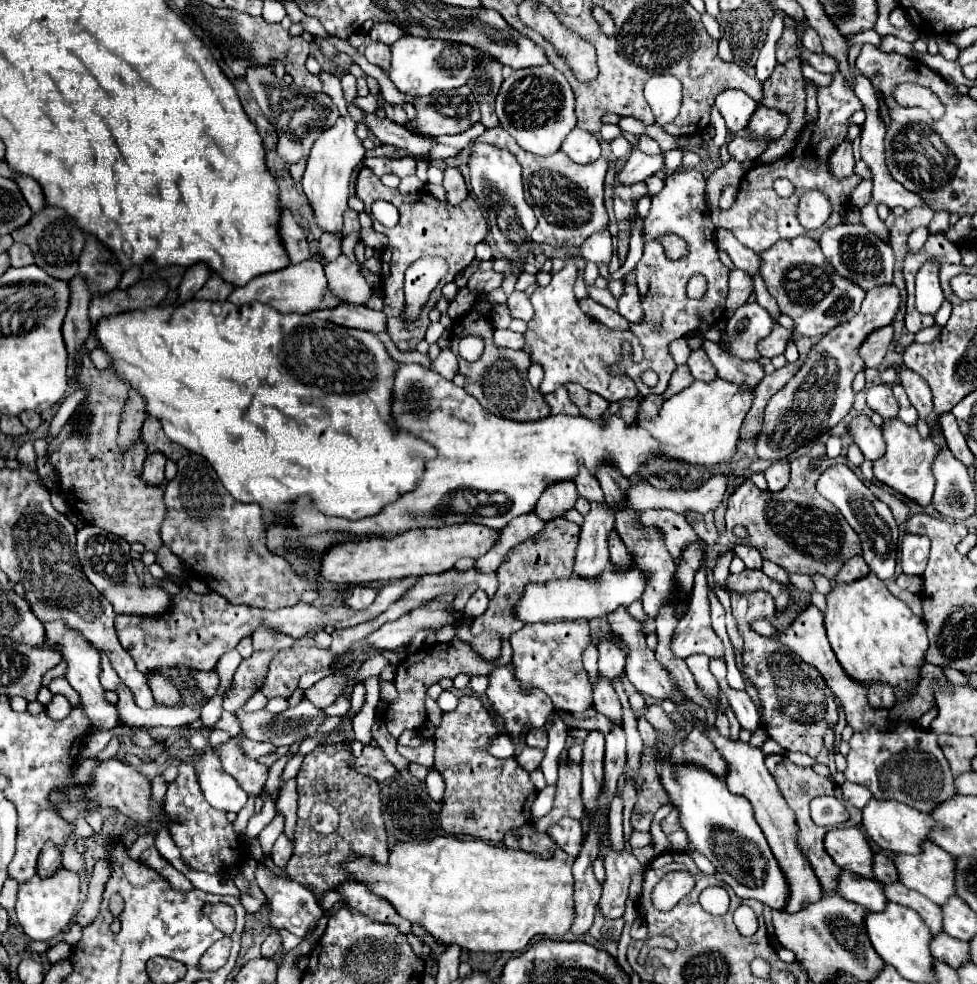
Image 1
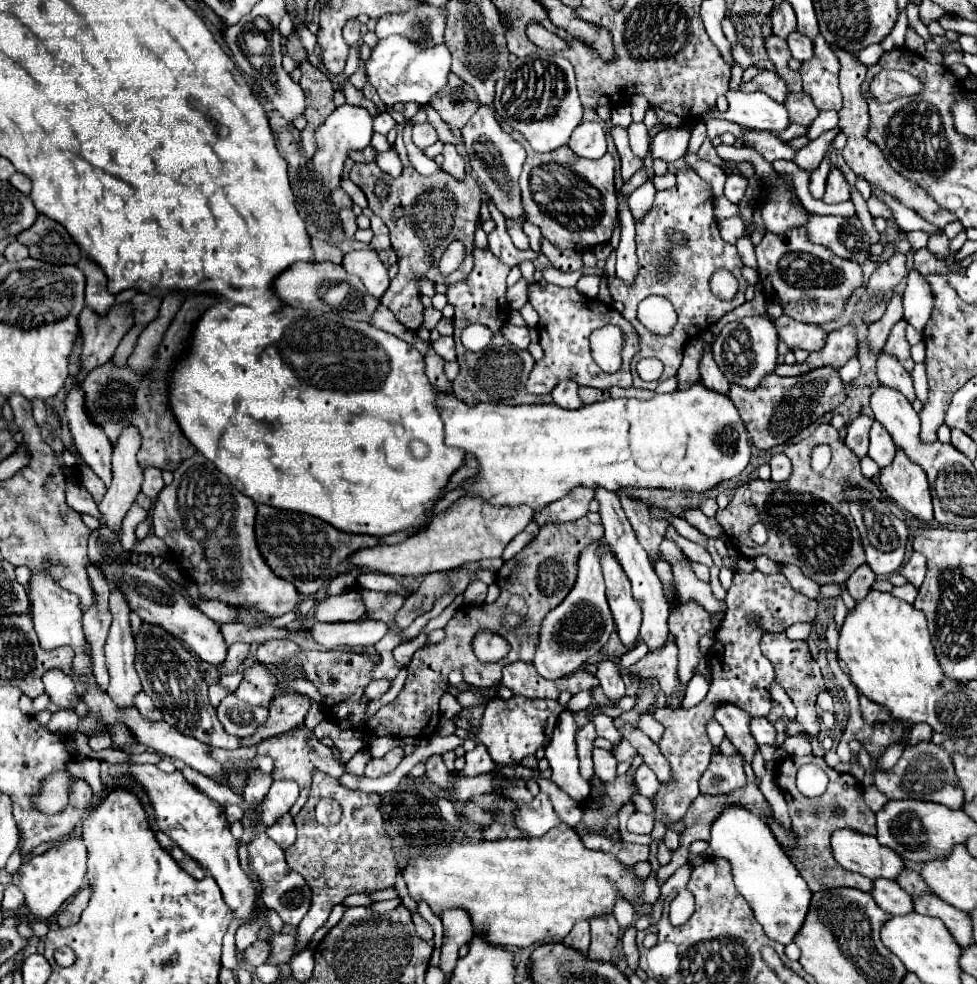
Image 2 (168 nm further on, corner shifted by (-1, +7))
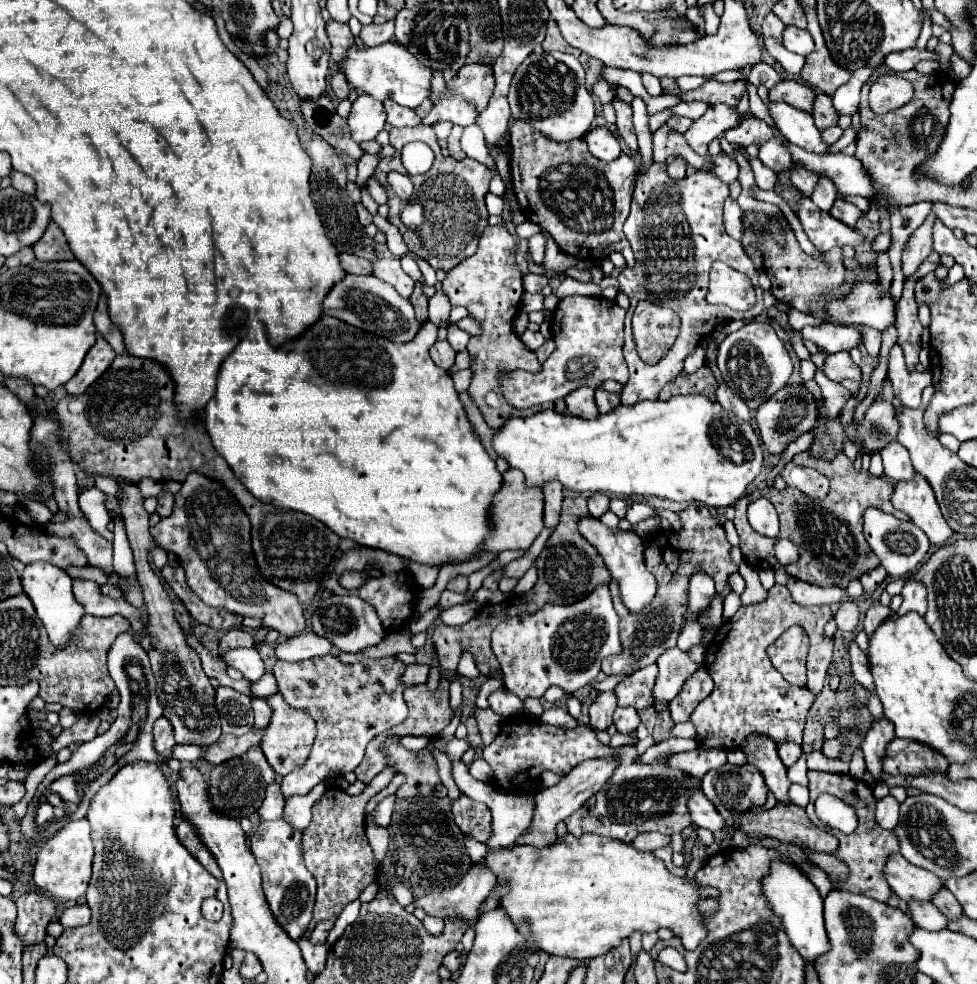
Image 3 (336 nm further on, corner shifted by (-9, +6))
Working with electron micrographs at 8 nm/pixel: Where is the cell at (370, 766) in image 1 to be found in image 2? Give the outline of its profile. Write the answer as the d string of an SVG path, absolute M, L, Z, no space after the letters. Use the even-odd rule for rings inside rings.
M305 723L293 727L291 731L287 733L281 733L281 735L275 735L271 739L265 739L257 745L257 755L267 755L275 761L275 769L273 769L273 779L291 779L291 781L297 781L299 787L301 787L301 795L299 799L295 801L295 805L291 807L291 815L297 815L301 811L301 807L307 803L307 797L309 797L309 787L311 787L311 775L313 771L321 771L321 773L329 773L331 777L341 777L345 773L345 767L339 763L339 759L333 757L331 749L325 747L311 729L305 727Z

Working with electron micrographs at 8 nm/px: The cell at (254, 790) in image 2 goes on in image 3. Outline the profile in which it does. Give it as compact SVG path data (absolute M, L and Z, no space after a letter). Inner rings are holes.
M273 782L267 786L265 800L257 812L259 812L261 820L279 820L283 814L283 806L285 806L285 800L283 800L283 794L279 790L279 784Z

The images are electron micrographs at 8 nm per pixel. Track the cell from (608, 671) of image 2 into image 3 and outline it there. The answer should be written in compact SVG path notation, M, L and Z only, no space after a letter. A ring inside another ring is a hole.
M617 706L615 708L615 714L613 714L613 720L615 720L615 726L621 734L629 734L631 730L635 730L641 722L639 714L635 712L635 708L621 708Z

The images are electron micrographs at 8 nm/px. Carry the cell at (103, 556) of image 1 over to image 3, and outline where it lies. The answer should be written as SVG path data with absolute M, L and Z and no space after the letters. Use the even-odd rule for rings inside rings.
M231 648L231 650L225 650L221 658L225 664L241 670L245 678L251 682L259 680L265 674L265 666L255 648Z

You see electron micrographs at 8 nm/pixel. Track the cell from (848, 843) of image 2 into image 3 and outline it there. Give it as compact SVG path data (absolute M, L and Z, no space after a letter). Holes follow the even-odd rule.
M891 854L885 860L883 876L901 900L931 900L931 896L943 888L943 882L935 874L909 864L901 854Z

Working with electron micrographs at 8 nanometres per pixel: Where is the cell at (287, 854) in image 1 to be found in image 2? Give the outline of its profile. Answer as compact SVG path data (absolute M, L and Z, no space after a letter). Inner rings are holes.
M291 813L281 815L271 827L267 827L267 835L269 835L275 843L279 843L279 847L283 847L283 849L291 847L291 845L295 843L295 839L297 839L295 821L293 821Z

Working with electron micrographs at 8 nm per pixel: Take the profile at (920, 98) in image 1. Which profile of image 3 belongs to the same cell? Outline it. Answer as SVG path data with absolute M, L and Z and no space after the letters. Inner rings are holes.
M887 74L887 76L879 76L873 84L871 84L871 92L869 92L869 106L875 114L883 114L883 112L893 112L895 108L901 108L903 104L907 104L913 96L913 84L897 74Z

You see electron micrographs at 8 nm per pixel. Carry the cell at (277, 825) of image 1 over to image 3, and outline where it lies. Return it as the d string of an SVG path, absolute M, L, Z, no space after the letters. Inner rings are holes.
M333 654L295 664L277 660L273 676L277 678L279 692L293 708L307 708L317 722L317 738L309 760L301 768L283 776L281 792L285 800L291 796L305 796L315 784L323 782L329 772L343 776L345 772L355 770L363 758L367 742L407 718L407 704L403 700L405 688L399 686L403 670L405 664L395 656L379 660L365 658L357 664L343 664Z

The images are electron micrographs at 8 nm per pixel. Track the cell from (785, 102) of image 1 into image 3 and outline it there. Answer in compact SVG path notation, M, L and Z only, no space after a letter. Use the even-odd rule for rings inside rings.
M767 14L765 16L765 20L763 20L763 30L761 30L761 34L763 34L763 38L775 38L779 44L783 42L781 40L781 36L783 36L783 22L775 16L775 14Z

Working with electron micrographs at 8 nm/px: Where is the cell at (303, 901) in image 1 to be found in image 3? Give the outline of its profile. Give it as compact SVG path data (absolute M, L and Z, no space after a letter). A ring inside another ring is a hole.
M285 820L261 822L249 840L249 848L261 868L263 890L273 916L293 940L299 940L311 922L315 904L315 878L303 864L301 832Z

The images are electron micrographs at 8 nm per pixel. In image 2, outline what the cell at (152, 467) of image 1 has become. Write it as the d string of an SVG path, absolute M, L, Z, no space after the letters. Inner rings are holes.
M145 469L143 475L145 475L145 481L143 481L143 495L145 495L147 499L155 501L157 495L159 495L159 491L165 487L163 477L161 477L161 471L159 471L159 469Z

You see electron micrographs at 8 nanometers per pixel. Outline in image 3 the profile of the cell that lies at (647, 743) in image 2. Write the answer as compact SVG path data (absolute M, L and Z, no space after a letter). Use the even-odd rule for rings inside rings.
M701 790L699 792L691 792L691 796L687 800L687 808L691 812L693 824L699 826L699 828L707 828L711 832L717 832L725 824L725 820L719 816L719 812L711 804L711 800L707 800Z

